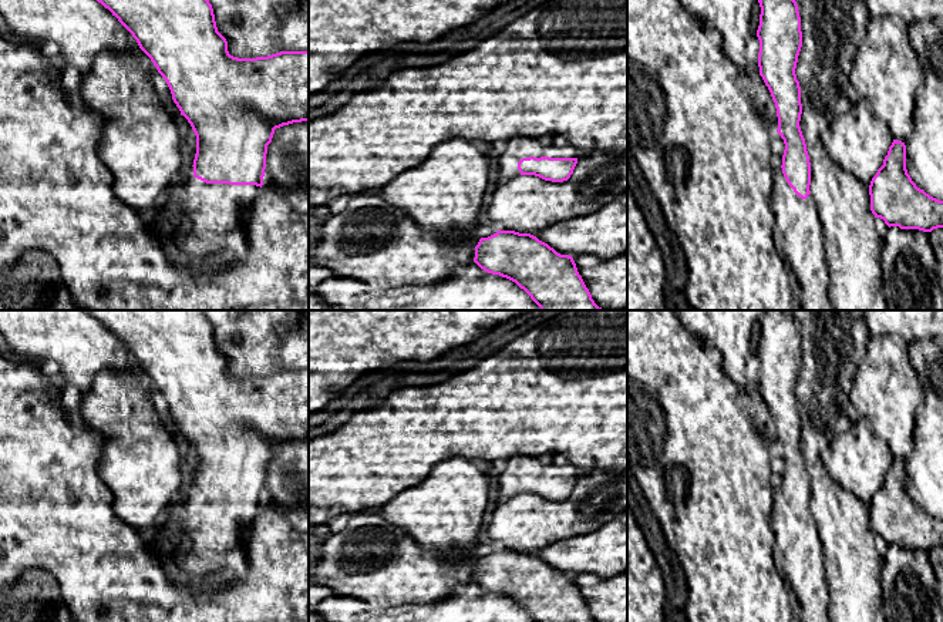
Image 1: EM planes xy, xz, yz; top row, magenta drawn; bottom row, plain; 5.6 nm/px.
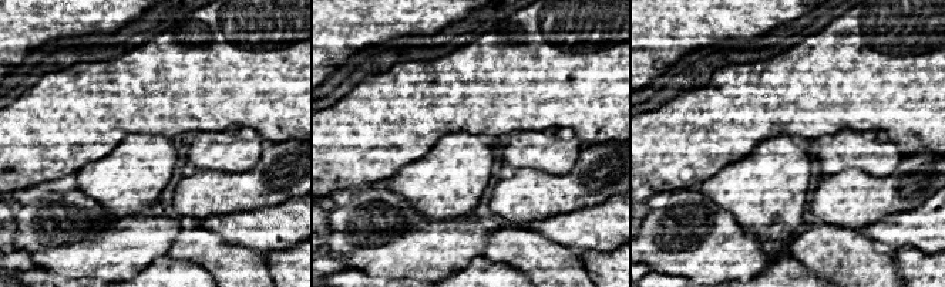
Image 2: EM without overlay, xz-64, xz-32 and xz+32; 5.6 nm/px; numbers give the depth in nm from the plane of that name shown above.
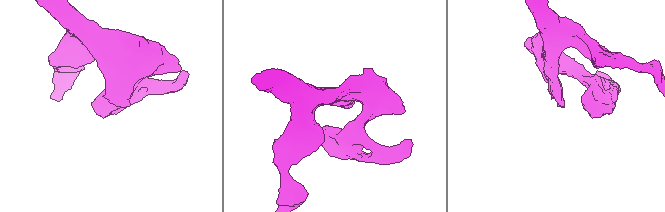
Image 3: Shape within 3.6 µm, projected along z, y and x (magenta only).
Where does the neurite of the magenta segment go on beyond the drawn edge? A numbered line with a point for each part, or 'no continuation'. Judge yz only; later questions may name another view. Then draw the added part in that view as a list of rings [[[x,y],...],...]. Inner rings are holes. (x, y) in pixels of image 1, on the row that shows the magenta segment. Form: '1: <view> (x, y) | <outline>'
1: yz (804, 239) | [[[782,168],[774,171],[772,209],[775,228],[784,235],[784,252],[801,286],[801,310],[836,310],[829,299],[829,268],[825,256],[825,232],[812,194],[799,198],[788,185]]]

